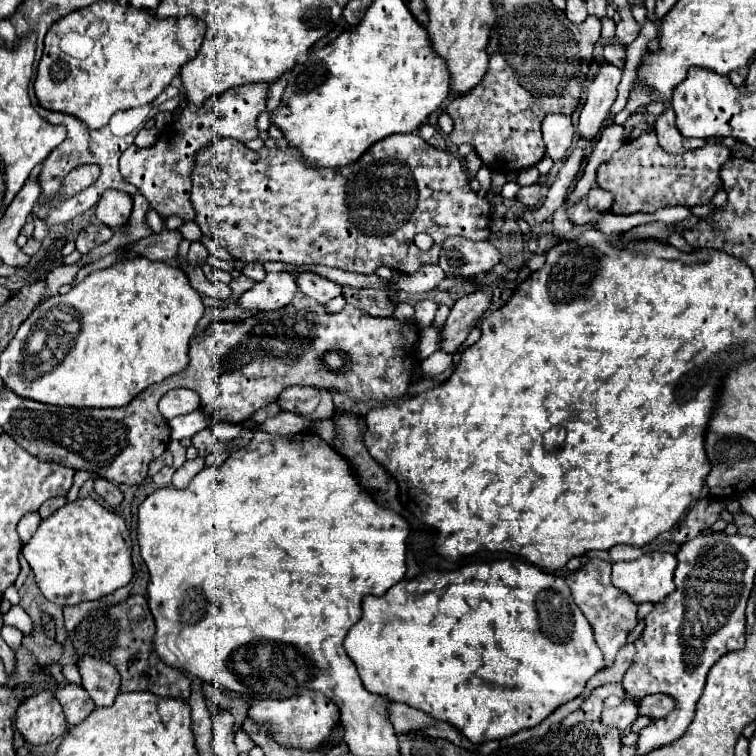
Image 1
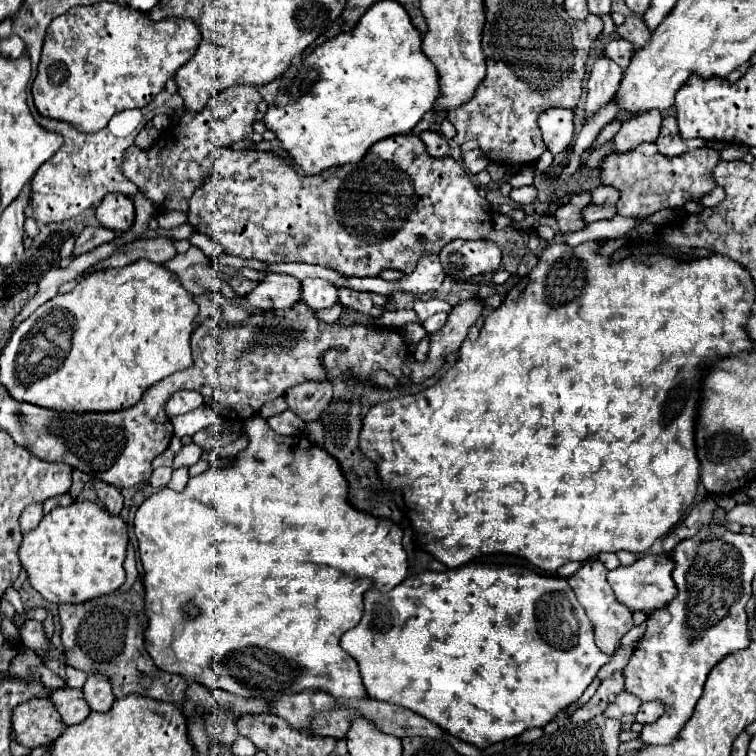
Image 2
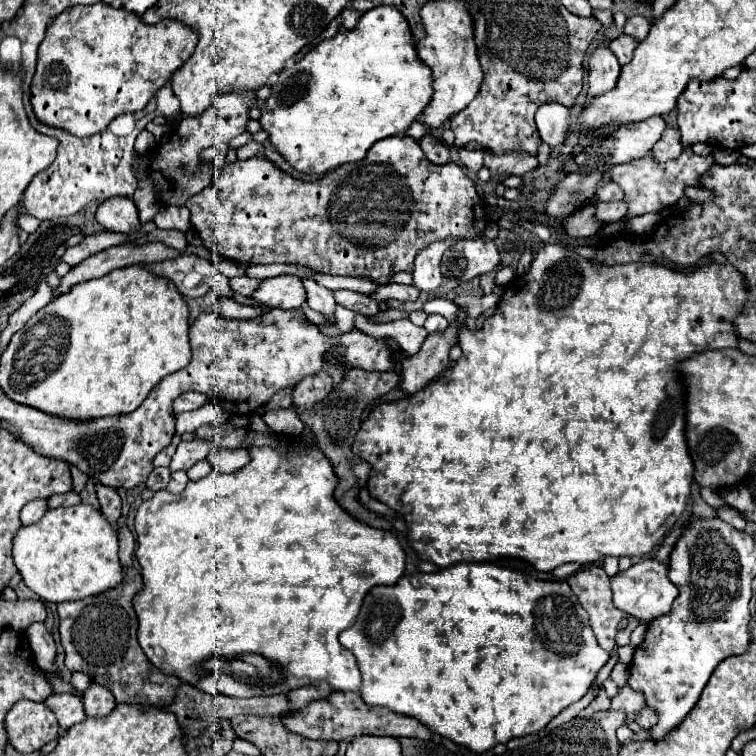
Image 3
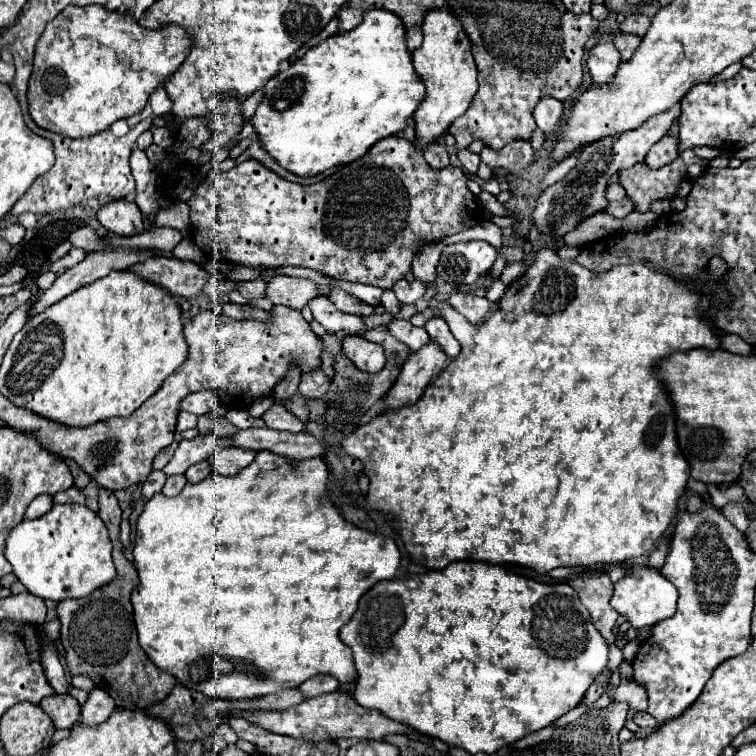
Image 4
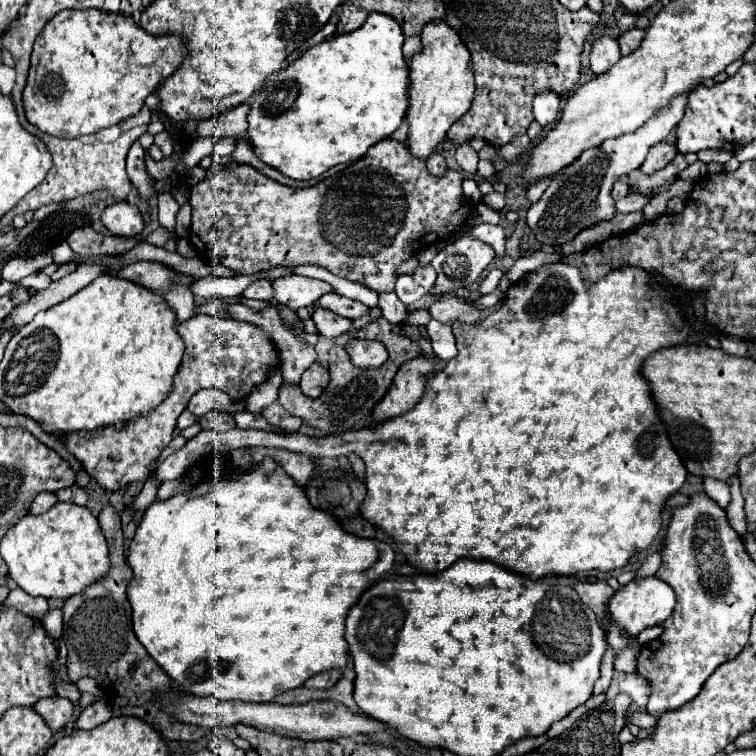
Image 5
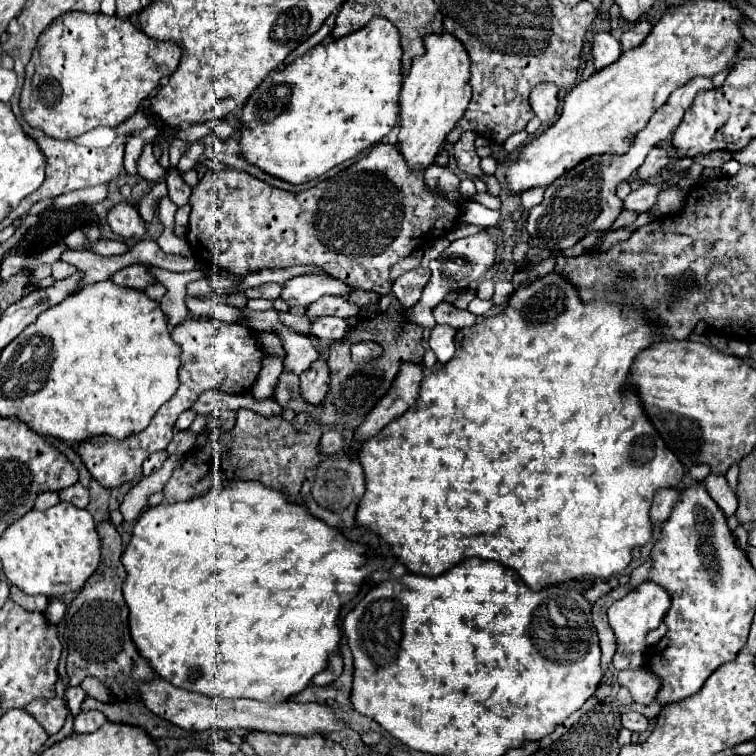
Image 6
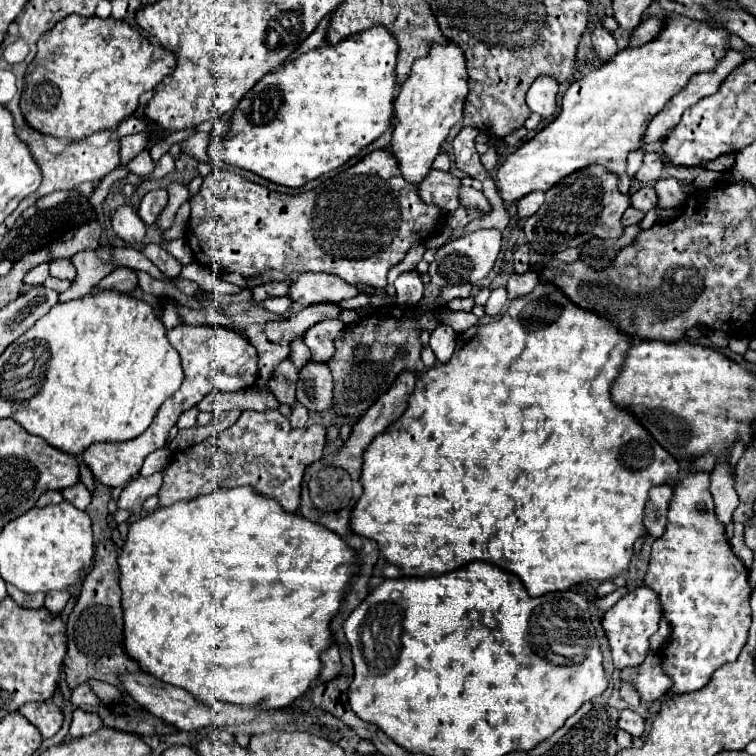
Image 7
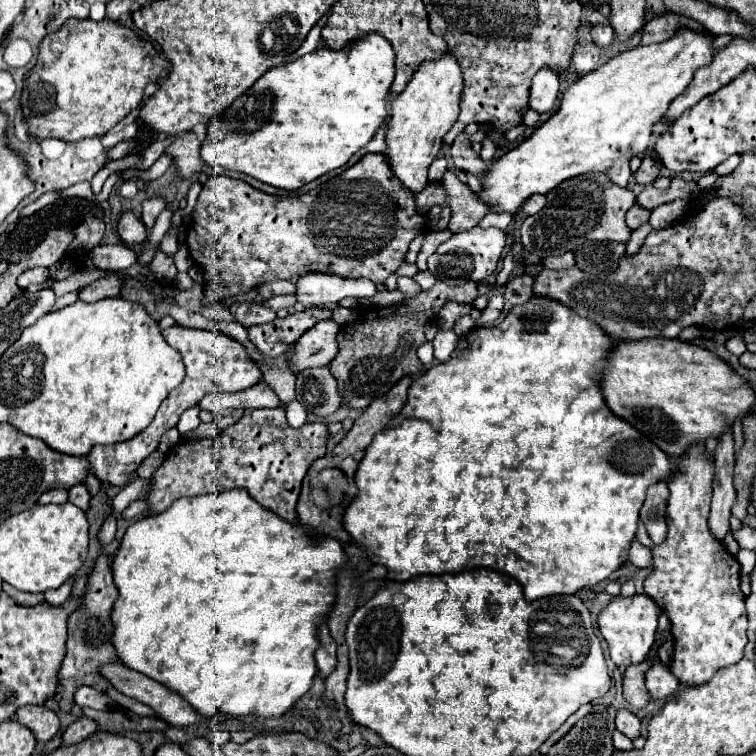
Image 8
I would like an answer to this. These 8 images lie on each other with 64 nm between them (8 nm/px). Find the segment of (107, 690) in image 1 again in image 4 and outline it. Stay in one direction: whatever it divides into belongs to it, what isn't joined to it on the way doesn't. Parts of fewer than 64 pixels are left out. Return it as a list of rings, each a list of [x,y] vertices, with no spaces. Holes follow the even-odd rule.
[[[96,688],[90,692],[88,702],[82,706],[80,722],[86,726],[96,726],[96,724],[108,720],[108,716],[114,712],[114,708],[116,708],[116,704],[108,696],[108,692]]]

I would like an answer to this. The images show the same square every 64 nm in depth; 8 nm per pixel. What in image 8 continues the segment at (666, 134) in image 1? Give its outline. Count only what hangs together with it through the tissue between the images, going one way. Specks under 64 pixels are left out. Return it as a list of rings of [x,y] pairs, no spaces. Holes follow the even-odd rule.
[[[642,158],[642,166],[636,170],[636,182],[638,184],[642,184],[642,186],[646,186],[646,184],[652,184],[656,178],[658,178],[658,162],[656,160],[652,160],[652,158]]]

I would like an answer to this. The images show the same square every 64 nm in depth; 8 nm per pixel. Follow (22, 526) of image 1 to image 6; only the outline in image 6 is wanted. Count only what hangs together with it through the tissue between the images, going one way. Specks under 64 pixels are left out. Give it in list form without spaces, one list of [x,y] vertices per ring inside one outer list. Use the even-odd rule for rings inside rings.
[[[42,492],[38,498],[36,498],[36,510],[46,510],[54,504],[58,504],[60,498],[58,498],[58,492]]]

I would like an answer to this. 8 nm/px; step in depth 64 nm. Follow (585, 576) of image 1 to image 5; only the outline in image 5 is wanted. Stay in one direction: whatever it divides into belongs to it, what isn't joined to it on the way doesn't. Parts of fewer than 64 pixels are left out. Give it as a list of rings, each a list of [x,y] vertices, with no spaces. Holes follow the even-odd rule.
[[[598,580],[598,582],[578,582],[574,588],[580,594],[580,600],[588,608],[594,610],[598,620],[610,622],[610,614],[606,610],[606,602],[608,602],[608,598],[612,596],[614,590],[610,588],[608,582],[602,582],[602,580]]]

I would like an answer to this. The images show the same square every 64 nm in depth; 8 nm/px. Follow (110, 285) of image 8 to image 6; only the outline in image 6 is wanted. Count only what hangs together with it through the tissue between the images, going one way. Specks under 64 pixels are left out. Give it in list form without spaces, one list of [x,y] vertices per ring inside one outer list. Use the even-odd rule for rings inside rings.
[[[132,264],[132,266],[126,266],[122,270],[118,270],[116,274],[110,276],[110,280],[118,286],[124,286],[124,288],[132,288],[132,290],[144,290],[146,284],[150,282],[156,282],[150,272],[142,266],[142,264]]]

